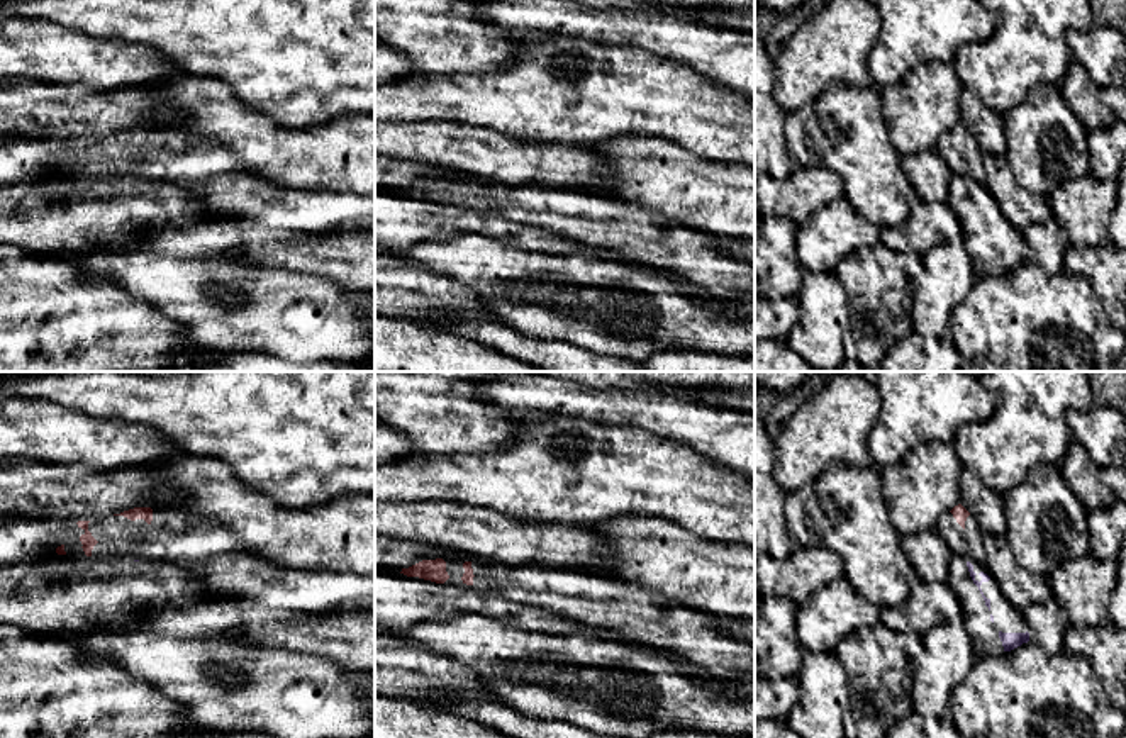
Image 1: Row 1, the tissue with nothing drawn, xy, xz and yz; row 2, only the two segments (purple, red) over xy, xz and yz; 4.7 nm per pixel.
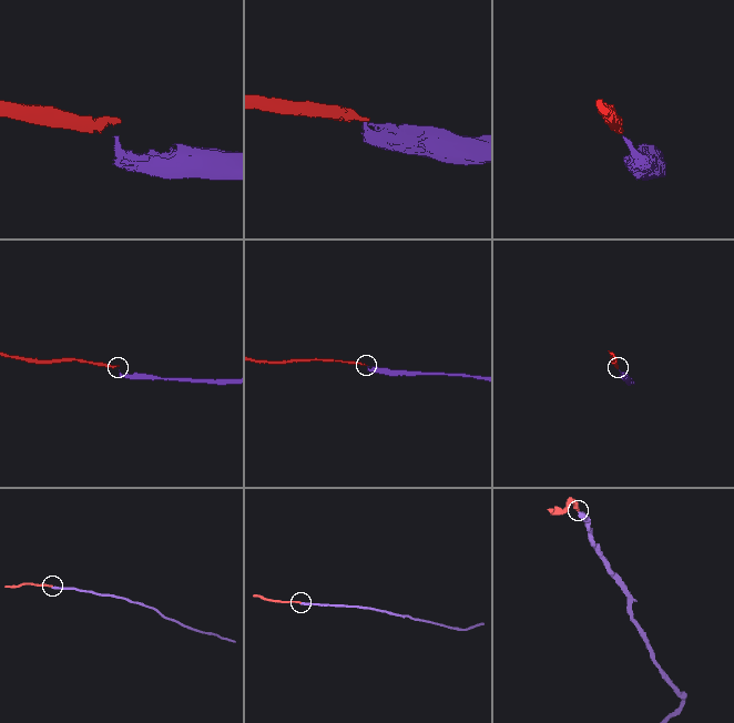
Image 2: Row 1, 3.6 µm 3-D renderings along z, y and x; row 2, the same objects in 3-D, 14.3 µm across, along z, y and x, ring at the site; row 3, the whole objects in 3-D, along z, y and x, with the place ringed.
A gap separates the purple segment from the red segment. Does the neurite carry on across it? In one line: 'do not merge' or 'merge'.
do not merge

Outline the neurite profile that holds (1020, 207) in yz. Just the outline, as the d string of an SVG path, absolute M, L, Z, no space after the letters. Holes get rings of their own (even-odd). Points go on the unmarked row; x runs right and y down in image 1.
M984 154L985 188L994 197L1002 217L1019 232L1033 224L1053 221L1046 197L1023 190L1007 166L1006 156Z

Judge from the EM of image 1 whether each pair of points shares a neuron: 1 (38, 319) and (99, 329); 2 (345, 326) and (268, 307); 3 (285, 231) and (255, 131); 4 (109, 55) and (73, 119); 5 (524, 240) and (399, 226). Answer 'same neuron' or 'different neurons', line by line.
1: same neuron
2: same neuron
3: different neurons
4: different neurons
5: same neuron

